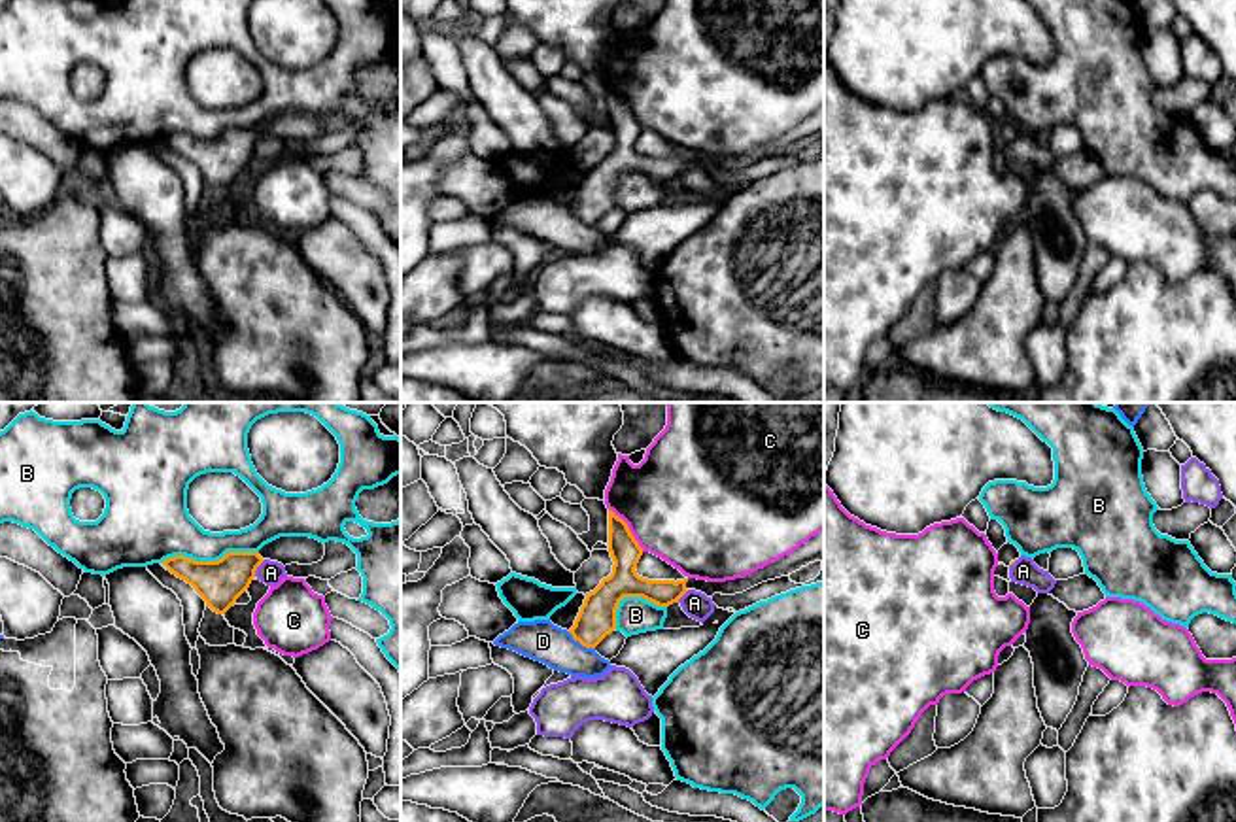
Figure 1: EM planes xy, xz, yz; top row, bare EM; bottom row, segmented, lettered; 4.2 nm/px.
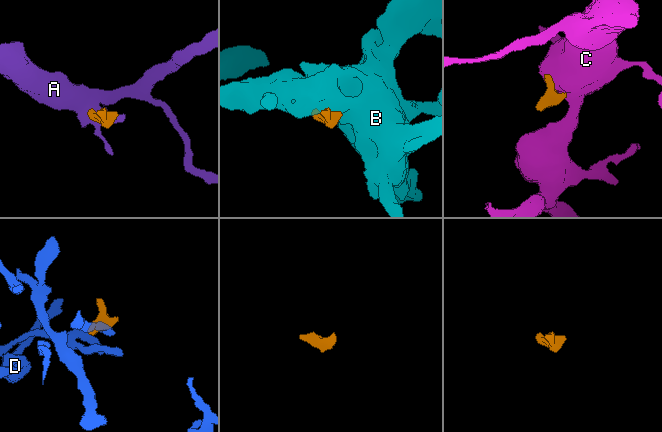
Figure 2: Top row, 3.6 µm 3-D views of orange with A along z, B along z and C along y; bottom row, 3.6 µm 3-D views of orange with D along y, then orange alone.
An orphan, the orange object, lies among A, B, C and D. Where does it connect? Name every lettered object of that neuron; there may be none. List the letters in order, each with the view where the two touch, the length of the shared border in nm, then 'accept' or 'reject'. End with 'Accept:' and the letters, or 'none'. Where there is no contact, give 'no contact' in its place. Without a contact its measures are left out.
A: contact in xy; length 90 nm; reject
B: contact in xy; length 420 nm; reject
C: contact in xz; length 240 nm; reject
D: contact in xz; length 140 nm; reject
Accept: none

